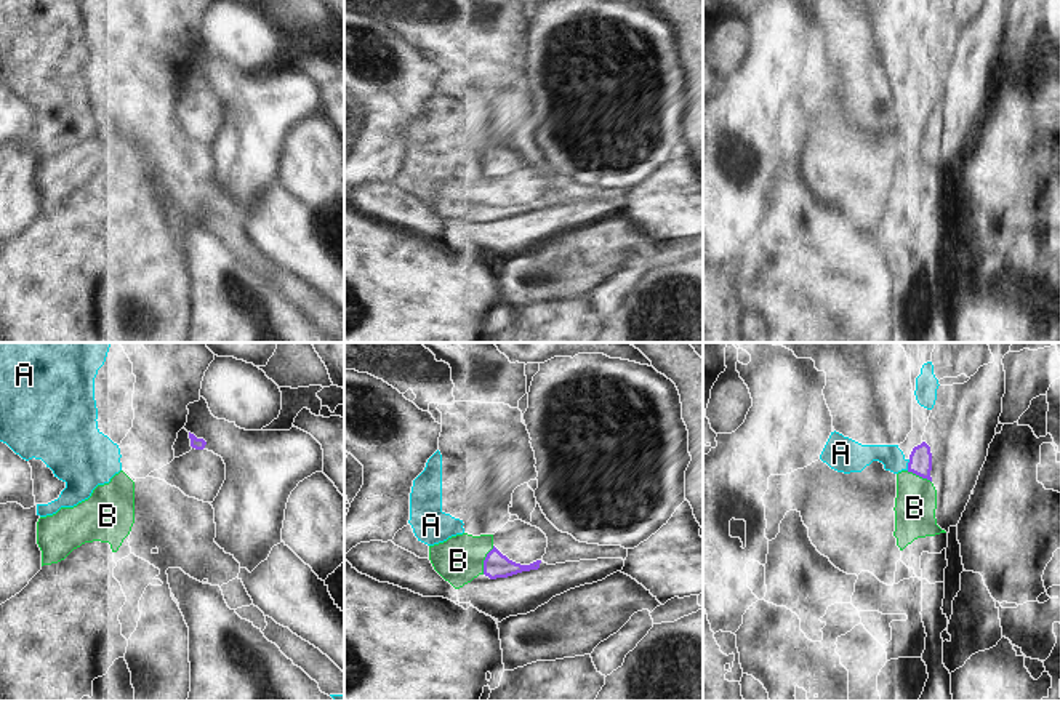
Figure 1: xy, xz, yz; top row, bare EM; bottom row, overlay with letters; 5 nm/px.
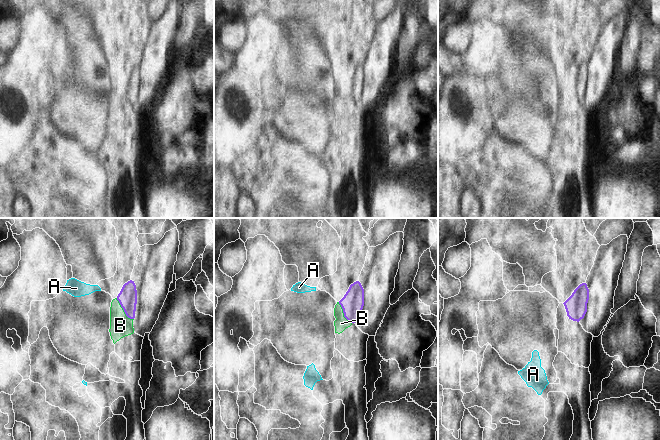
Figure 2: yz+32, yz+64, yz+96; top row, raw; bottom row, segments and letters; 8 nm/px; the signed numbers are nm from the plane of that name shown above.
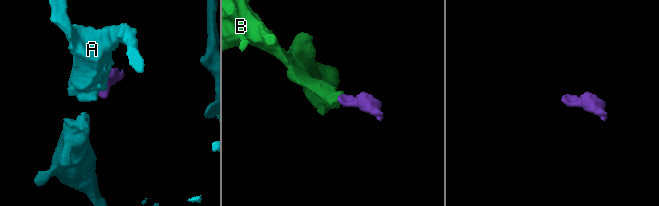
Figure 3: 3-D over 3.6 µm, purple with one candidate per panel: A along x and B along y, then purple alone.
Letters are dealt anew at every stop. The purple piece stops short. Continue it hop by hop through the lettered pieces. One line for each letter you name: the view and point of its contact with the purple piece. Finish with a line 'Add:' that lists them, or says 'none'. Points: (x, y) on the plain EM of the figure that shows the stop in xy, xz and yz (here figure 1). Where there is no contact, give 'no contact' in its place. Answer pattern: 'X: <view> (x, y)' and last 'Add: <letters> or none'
B: xz (484, 202)
Add: B

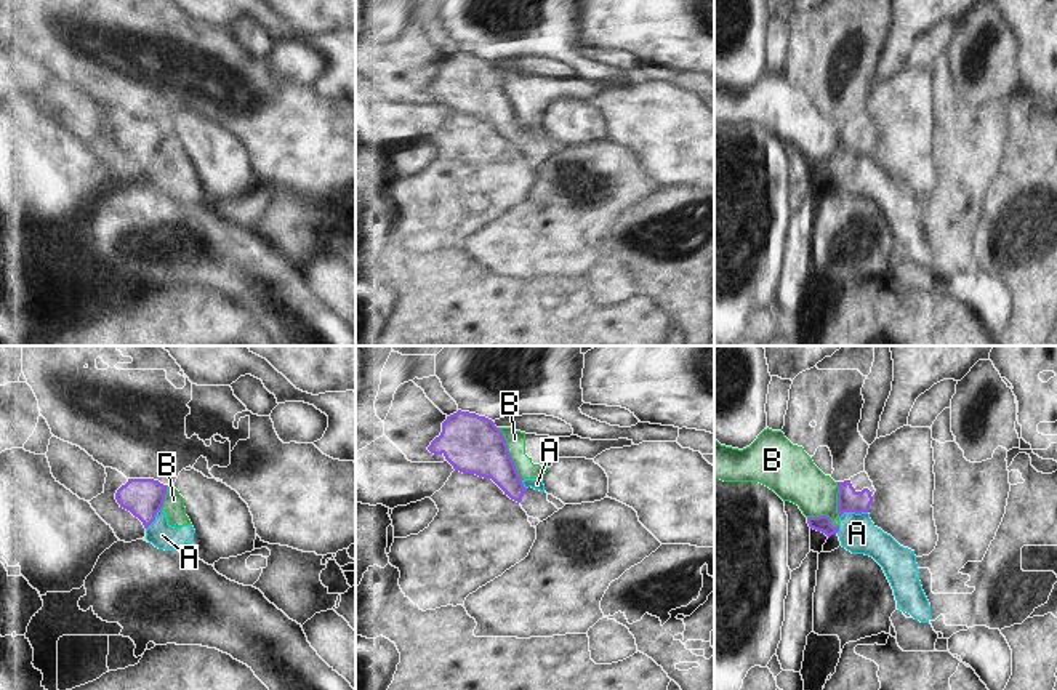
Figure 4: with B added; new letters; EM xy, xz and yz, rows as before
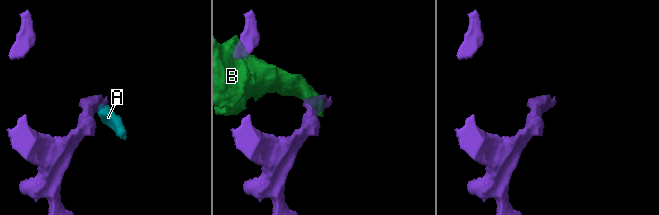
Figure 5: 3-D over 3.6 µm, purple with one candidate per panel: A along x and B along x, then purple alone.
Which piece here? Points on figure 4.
Add: none

